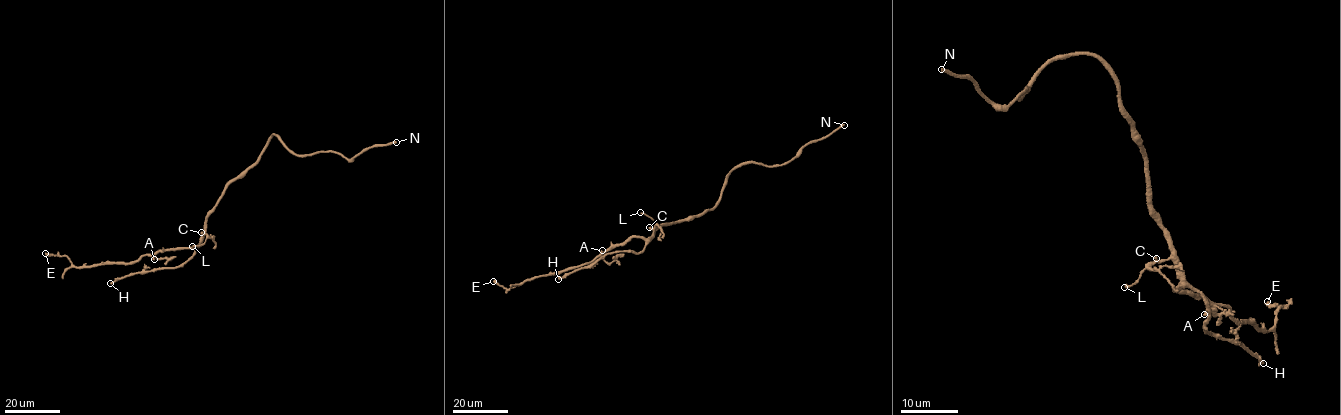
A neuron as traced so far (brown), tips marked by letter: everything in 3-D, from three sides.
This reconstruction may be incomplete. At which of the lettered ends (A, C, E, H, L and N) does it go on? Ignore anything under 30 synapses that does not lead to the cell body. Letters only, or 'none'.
H

